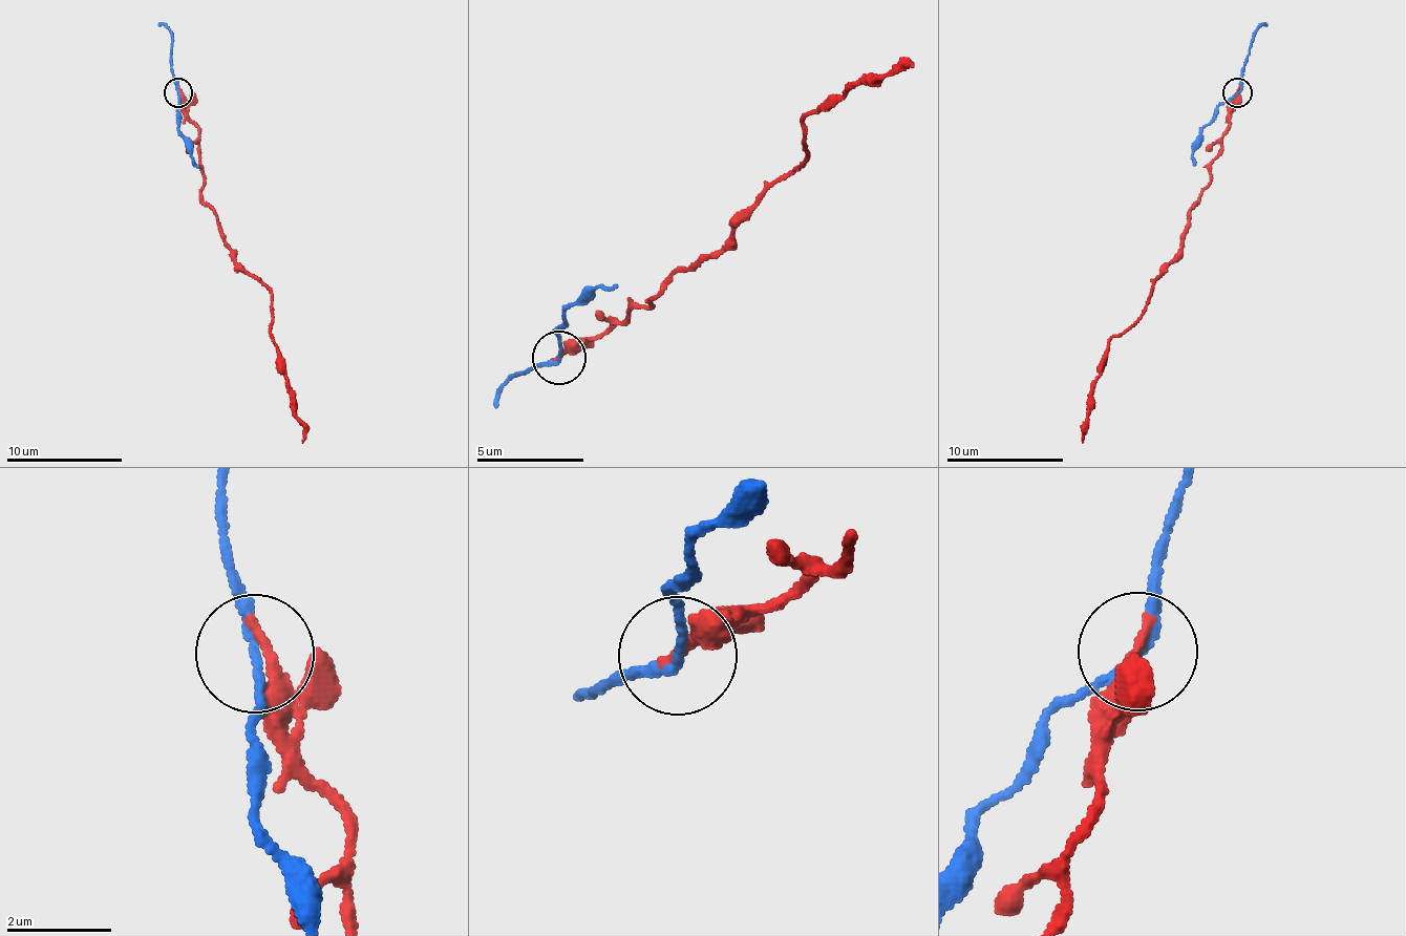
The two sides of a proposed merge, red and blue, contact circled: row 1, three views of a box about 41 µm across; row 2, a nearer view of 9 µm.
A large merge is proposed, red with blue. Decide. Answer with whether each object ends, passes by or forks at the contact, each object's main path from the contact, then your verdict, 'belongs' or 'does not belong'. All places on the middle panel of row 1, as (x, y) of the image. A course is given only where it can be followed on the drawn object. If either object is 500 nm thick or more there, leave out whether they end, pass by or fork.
red ends there; blue passes by; red runs (558, 358), (656, 307), (679, 270), (707, 259), (738, 210), (810, 154), (803, 118), (911, 67); blue runs (560, 359), (555, 331), (569, 310), (619, 283); does not belong

